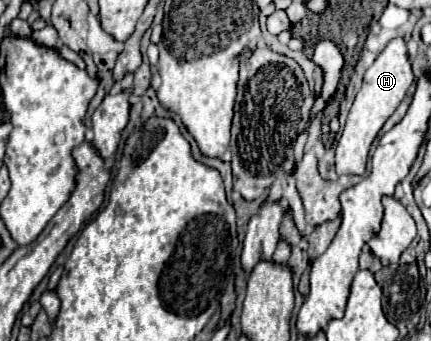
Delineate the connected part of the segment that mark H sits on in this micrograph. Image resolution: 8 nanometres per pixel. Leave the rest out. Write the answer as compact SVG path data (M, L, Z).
M393 39L383 49L383 53L375 59L375 63L365 71L363 87L355 97L355 103L345 121L345 129L337 143L337 155L335 155L337 175L363 175L365 173L369 149L371 149L379 129L395 113L397 105L403 101L407 89L411 87L413 73L411 73L411 63L407 57L405 43L403 39Z

